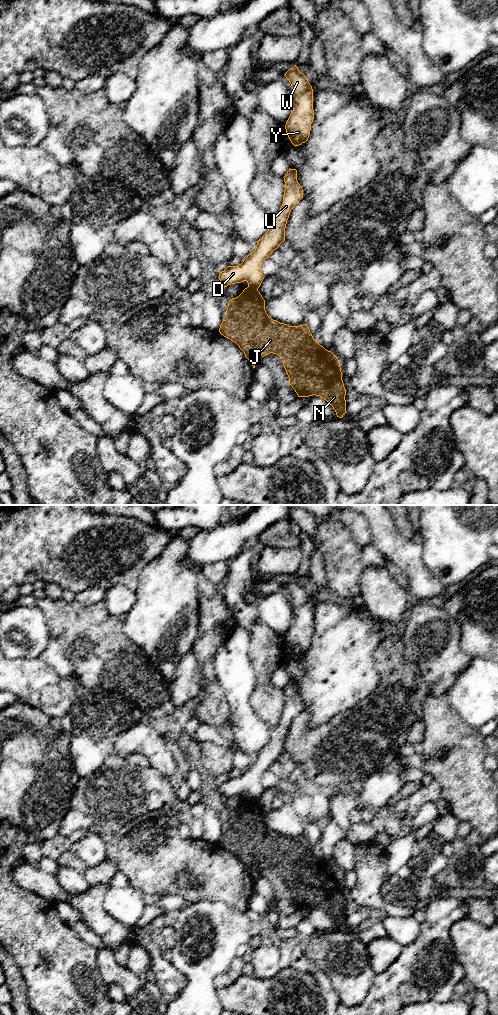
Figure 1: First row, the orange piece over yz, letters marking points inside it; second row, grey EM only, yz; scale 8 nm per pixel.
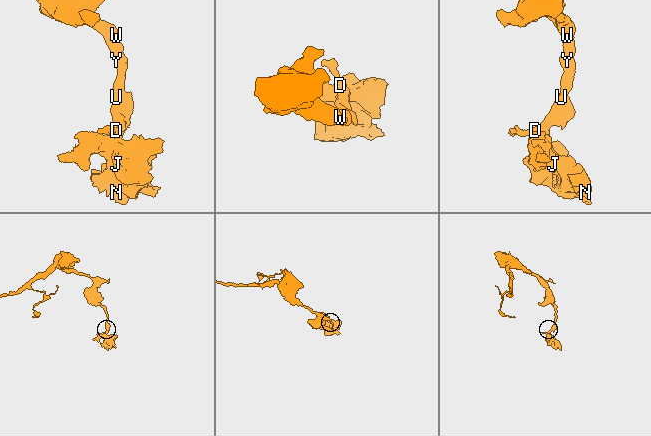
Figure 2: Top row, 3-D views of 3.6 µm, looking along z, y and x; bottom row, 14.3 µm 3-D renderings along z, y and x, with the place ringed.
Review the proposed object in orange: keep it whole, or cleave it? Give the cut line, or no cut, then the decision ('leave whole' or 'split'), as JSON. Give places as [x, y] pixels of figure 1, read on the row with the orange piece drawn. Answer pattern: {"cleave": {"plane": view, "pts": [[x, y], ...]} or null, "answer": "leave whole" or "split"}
{"cleave": {"plane": "yz", "pts": [[248, 286], [257, 289]]}, "answer": "split"}

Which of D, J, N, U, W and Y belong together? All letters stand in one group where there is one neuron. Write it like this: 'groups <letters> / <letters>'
groups D U W Y / J N

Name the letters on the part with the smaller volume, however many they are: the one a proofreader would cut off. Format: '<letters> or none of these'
J, N

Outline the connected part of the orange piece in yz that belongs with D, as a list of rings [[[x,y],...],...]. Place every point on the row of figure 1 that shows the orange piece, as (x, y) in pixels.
[[[297,170],[285,174],[285,190],[280,211],[270,219],[268,231],[257,241],[255,250],[241,264],[228,266],[220,272],[219,280],[224,287],[246,281],[248,287],[258,289],[264,279],[262,262],[285,241],[285,228],[293,207],[303,198],[303,189],[297,181]]]

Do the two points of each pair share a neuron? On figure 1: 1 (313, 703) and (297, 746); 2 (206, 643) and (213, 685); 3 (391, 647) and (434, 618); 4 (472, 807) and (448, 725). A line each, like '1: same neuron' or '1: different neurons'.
1: different neurons
2: same neuron
3: different neurons
4: same neuron

